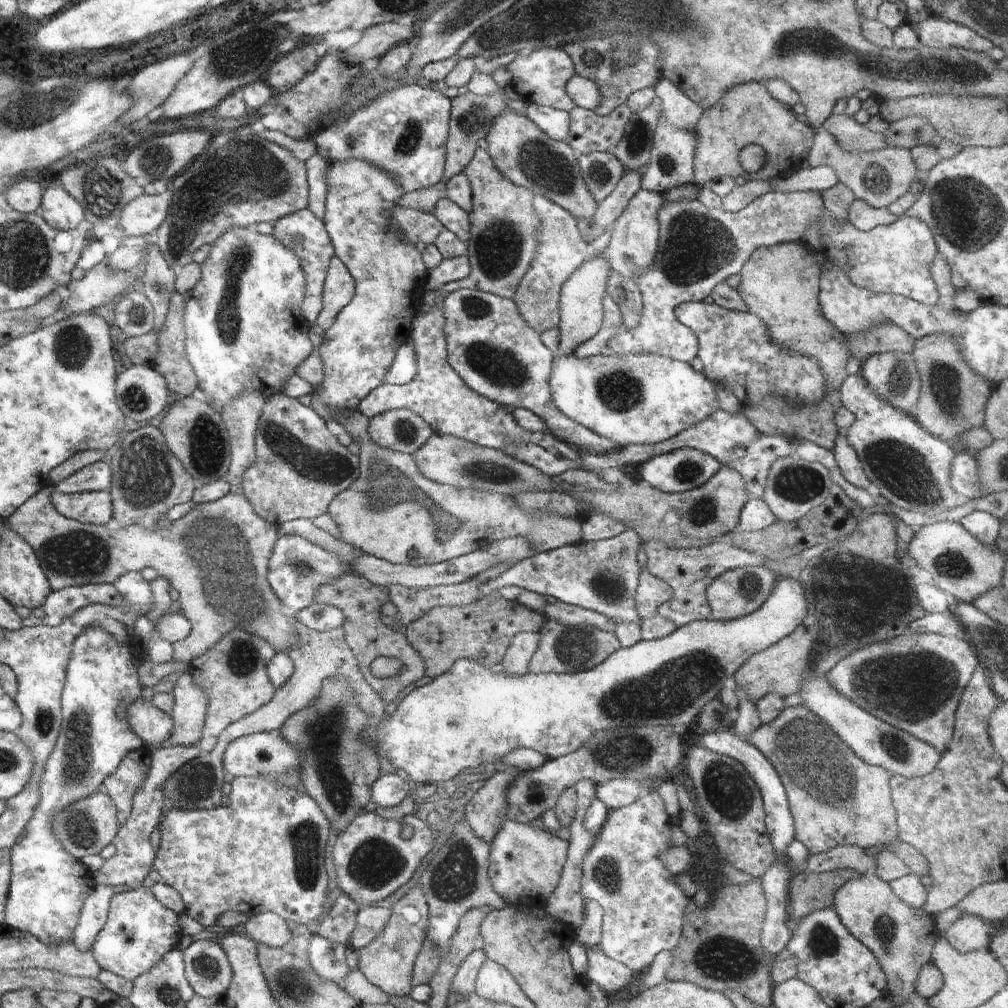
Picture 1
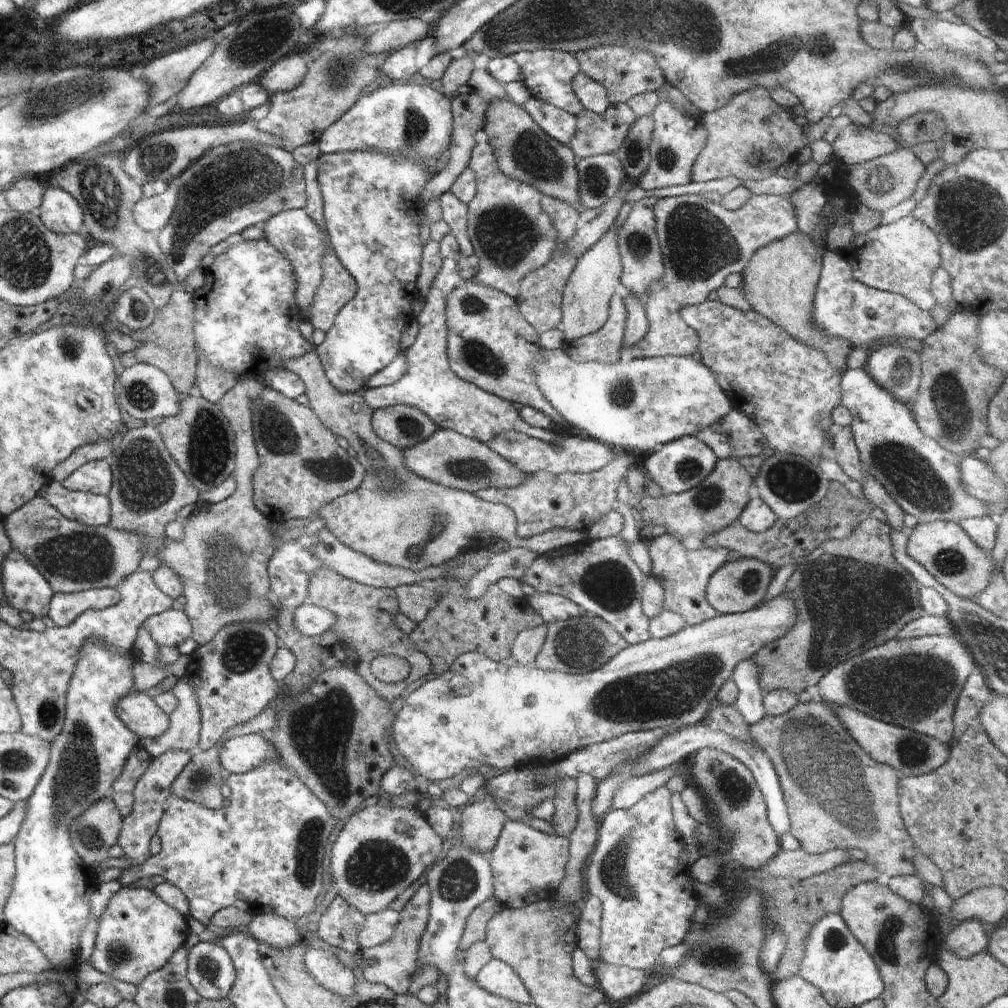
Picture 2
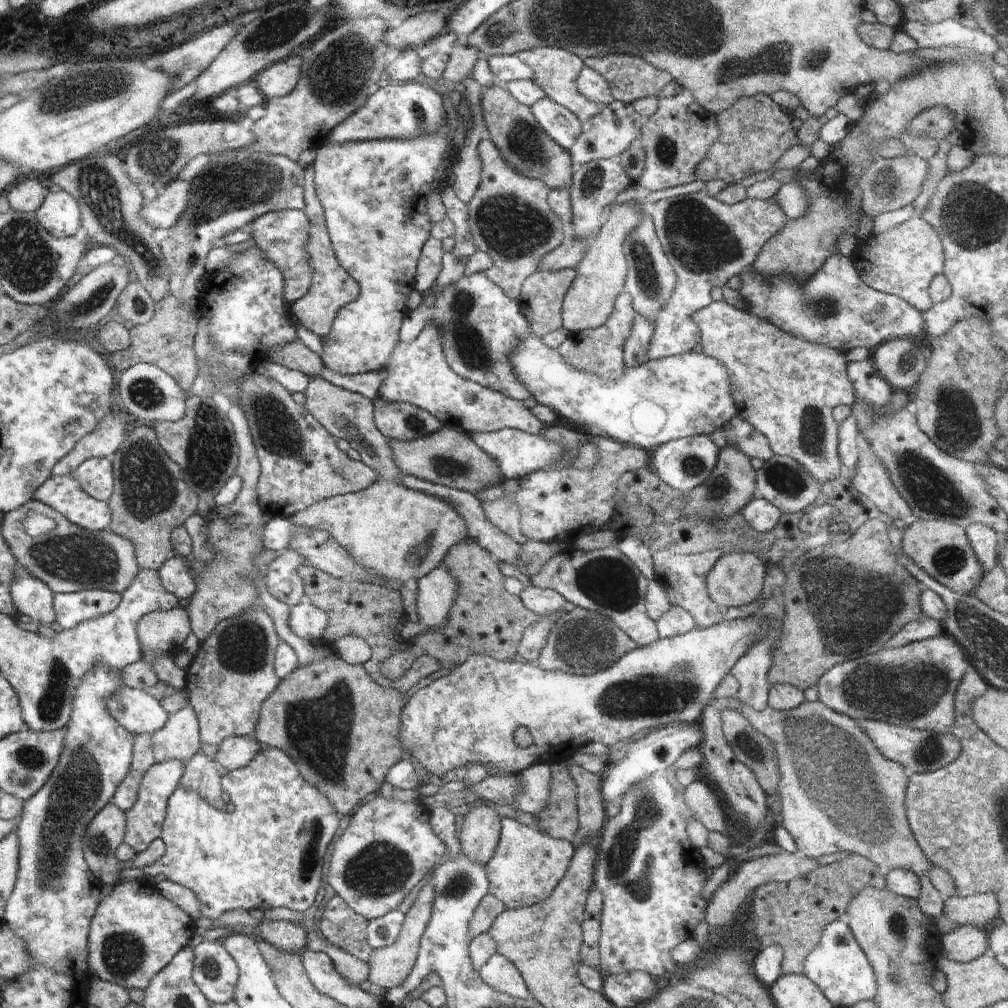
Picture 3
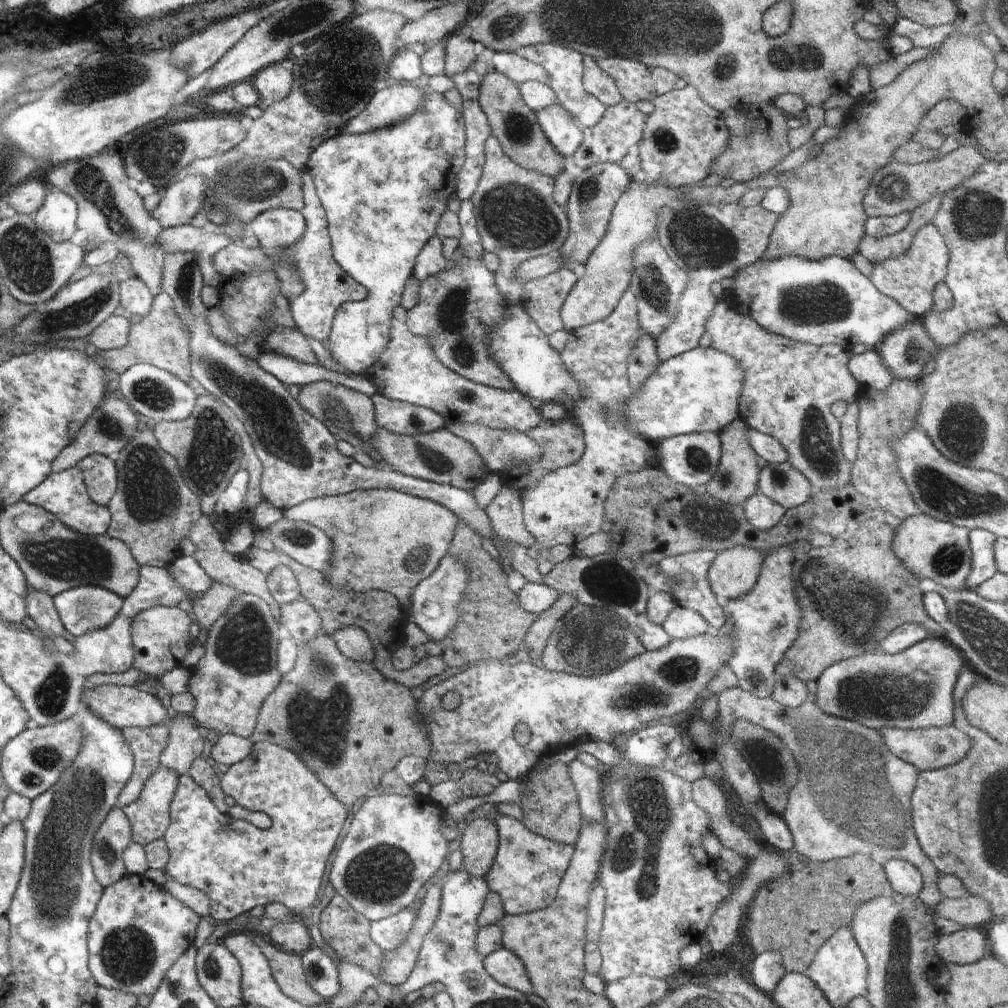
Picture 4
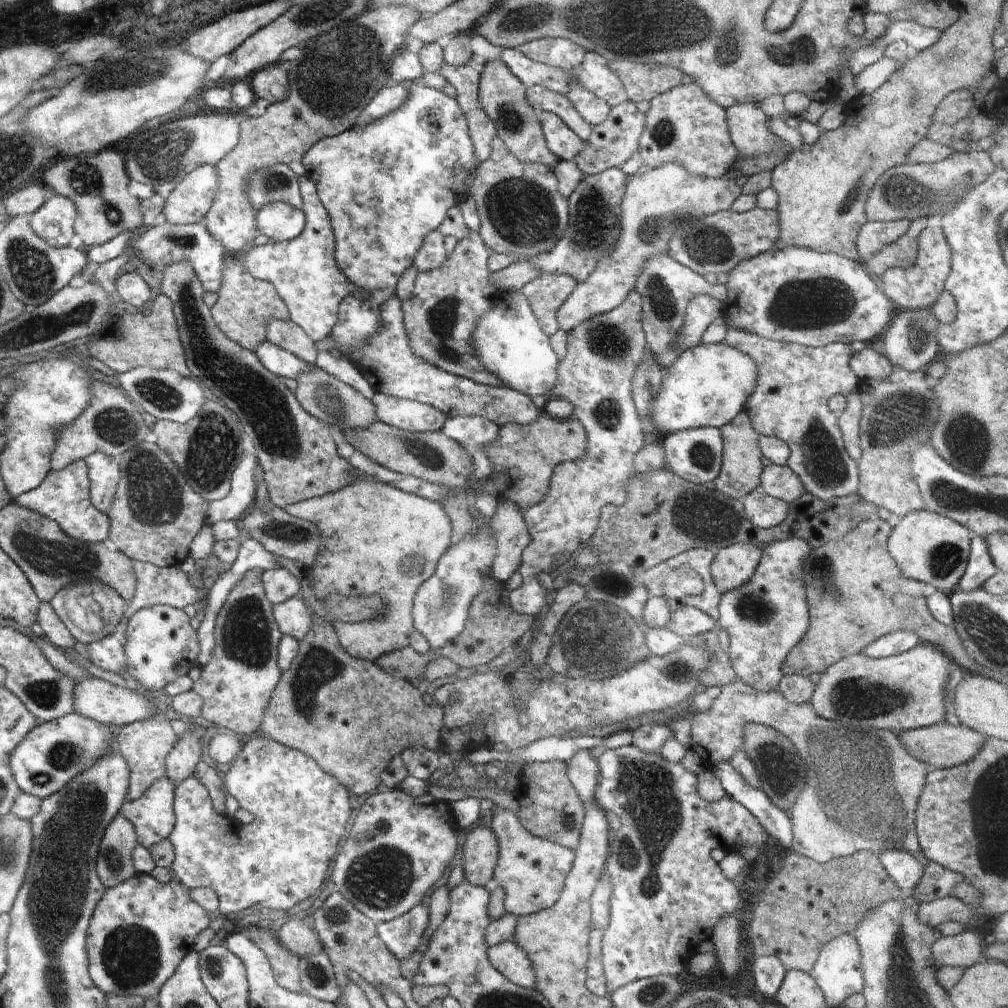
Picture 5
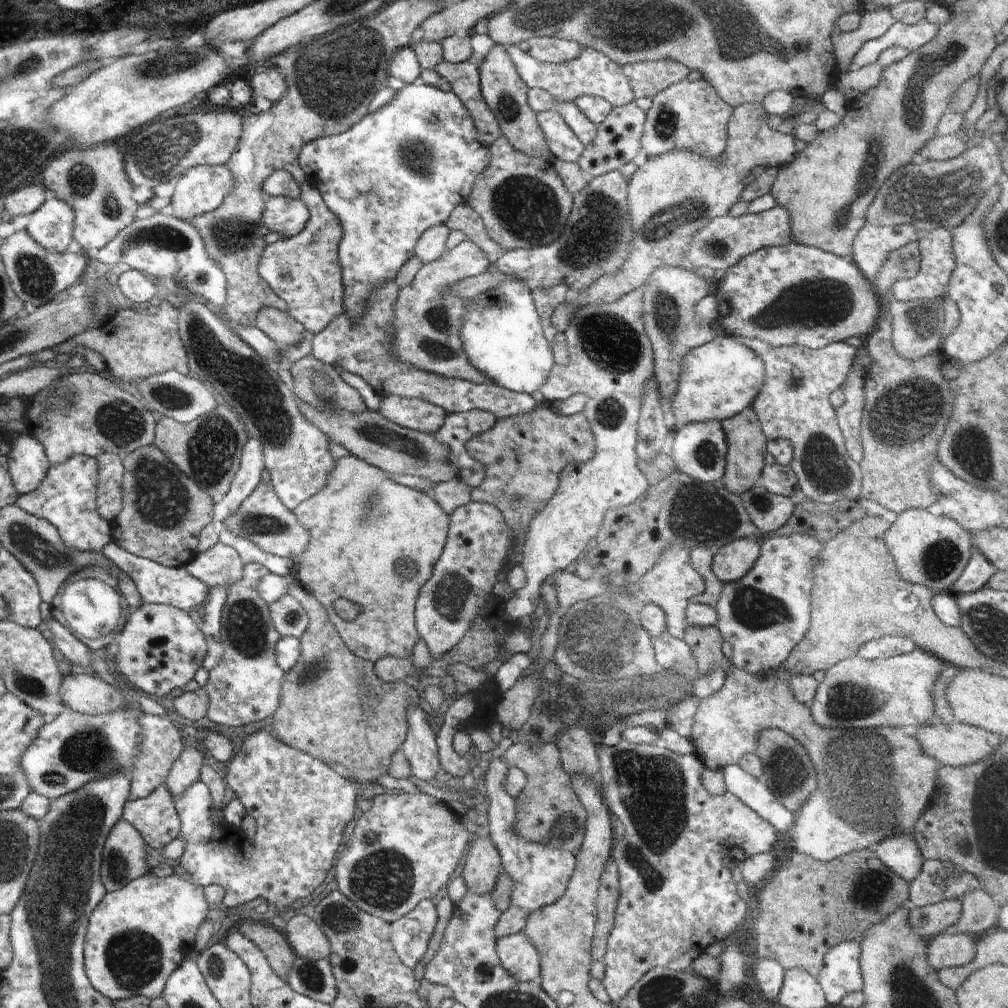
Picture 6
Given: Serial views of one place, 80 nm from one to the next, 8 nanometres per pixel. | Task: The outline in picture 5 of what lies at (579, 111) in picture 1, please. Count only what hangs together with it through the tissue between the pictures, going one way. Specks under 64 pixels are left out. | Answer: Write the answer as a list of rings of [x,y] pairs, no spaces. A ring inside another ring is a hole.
[[[628,100],[615,106],[608,118],[591,128],[591,135],[584,141],[583,150],[574,158],[577,167],[585,175],[593,175],[609,168],[620,169],[621,166],[639,150],[639,138],[645,127],[645,113]]]

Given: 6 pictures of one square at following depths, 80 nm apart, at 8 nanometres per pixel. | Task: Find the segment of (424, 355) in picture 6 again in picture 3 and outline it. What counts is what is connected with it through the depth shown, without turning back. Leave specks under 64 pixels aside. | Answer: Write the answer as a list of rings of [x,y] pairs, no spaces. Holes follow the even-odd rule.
[[[485,271],[475,272],[468,276],[463,274],[462,278],[456,282],[436,292],[428,290],[422,294],[422,297],[418,314],[430,314],[430,318],[432,318],[430,324],[434,324],[438,328],[444,358],[458,376],[522,402],[533,398],[531,392],[524,388],[519,378],[516,378],[511,365],[511,354],[532,330],[520,312],[517,301],[510,300],[500,287],[489,280]]]

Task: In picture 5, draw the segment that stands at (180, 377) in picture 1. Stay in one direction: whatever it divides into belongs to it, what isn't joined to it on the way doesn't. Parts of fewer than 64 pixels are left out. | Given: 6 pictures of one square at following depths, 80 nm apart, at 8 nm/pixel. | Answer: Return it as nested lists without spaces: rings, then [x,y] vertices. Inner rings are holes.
[[[158,296],[152,302],[150,314],[142,314],[132,309],[126,314],[120,314],[119,333],[104,335],[94,342],[88,343],[88,352],[104,362],[111,372],[119,375],[136,368],[136,366],[150,366],[151,369],[170,369],[179,372],[182,376],[190,377],[191,369],[187,365],[186,349],[179,335],[178,320],[172,310],[173,302],[167,296]]]

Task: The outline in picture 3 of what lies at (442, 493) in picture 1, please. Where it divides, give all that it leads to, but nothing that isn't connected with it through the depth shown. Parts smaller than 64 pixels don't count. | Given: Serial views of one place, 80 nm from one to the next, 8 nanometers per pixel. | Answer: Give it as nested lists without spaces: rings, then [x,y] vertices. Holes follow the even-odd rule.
[[[300,339],[271,348],[266,356],[311,376],[303,392],[306,410],[333,437],[347,440],[351,448],[360,454],[361,461],[379,474],[379,479],[363,491],[319,500],[303,511],[291,514],[288,518],[291,523],[331,534],[365,568],[372,583],[396,590],[434,570],[443,562],[453,544],[466,537],[470,539],[463,516],[450,503],[399,484],[402,472],[394,464],[389,440],[373,421],[373,400],[318,377],[323,366],[321,356]],[[504,495],[493,501],[483,501],[482,508],[489,523],[499,528],[505,535],[521,546],[529,542],[530,538],[521,532],[519,508],[514,499],[509,500]]]

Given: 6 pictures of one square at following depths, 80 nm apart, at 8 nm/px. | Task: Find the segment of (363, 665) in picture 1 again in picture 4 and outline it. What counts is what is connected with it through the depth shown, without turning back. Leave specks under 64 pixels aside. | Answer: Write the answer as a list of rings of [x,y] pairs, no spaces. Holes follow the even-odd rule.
[[[250,546],[242,555],[246,562],[250,563],[254,568],[260,570],[267,575],[275,566],[287,566],[295,576],[299,584],[300,596],[314,607],[314,610],[321,618],[321,628],[324,633],[332,635],[336,629],[340,627],[354,625],[363,628],[371,638],[375,646],[375,659],[370,663],[376,667],[387,679],[399,682],[409,689],[416,686],[422,686],[426,680],[430,680],[432,676],[438,676],[444,672],[449,666],[443,658],[438,656],[424,657],[417,664],[405,671],[396,670],[392,667],[390,658],[394,654],[396,648],[402,644],[401,632],[407,625],[407,616],[404,614],[399,600],[386,591],[378,589],[369,590],[368,592],[341,591],[331,587],[325,579],[322,571],[308,568],[303,564],[297,563],[293,558],[283,555],[282,553],[272,551],[263,551]]]

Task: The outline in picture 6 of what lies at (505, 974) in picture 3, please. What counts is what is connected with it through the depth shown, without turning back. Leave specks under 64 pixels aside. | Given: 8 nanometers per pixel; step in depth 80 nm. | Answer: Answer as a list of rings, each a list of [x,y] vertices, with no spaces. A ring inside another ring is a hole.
[[[524,931],[498,938],[496,950],[500,964],[516,980],[541,984],[541,956]]]

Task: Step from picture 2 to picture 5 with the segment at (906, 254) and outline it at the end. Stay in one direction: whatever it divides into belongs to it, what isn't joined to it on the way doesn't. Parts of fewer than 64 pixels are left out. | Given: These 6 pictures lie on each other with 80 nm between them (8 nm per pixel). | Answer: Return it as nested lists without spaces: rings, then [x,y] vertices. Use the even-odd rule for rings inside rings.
[[[930,223],[920,234],[917,261],[909,269],[896,267],[888,269],[876,281],[880,284],[884,294],[894,302],[896,308],[922,308],[930,306],[938,300],[940,292],[945,289],[945,280],[951,271],[951,252],[948,241],[938,223]]]

